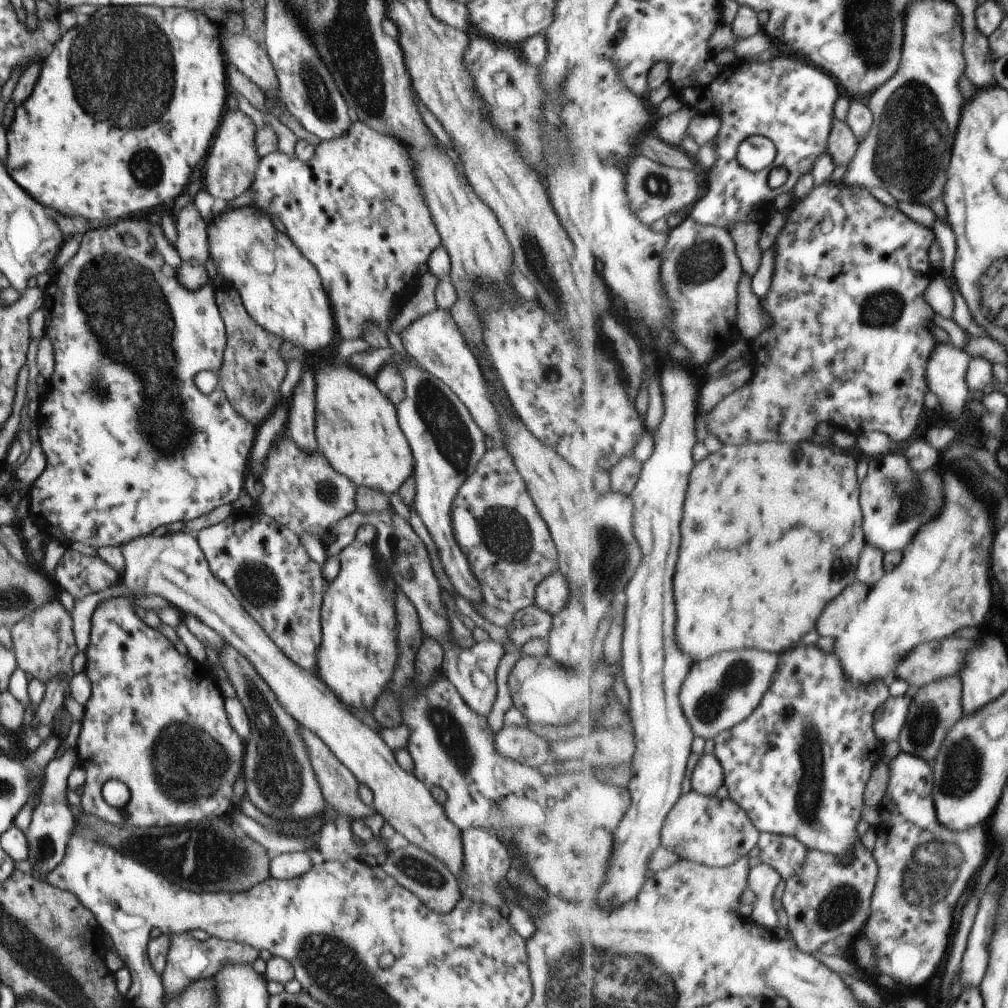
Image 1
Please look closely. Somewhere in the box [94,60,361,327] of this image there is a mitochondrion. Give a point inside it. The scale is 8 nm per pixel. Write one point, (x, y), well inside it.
(146, 167)

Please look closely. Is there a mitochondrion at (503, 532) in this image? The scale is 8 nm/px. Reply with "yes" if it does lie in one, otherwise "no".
yes

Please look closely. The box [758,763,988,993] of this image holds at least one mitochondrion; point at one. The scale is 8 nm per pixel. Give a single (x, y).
(929, 871)

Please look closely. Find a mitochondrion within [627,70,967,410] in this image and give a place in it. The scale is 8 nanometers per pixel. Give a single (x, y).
(911, 134)

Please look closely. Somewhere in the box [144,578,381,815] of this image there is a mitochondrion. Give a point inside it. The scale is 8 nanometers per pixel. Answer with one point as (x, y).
(190, 765)

